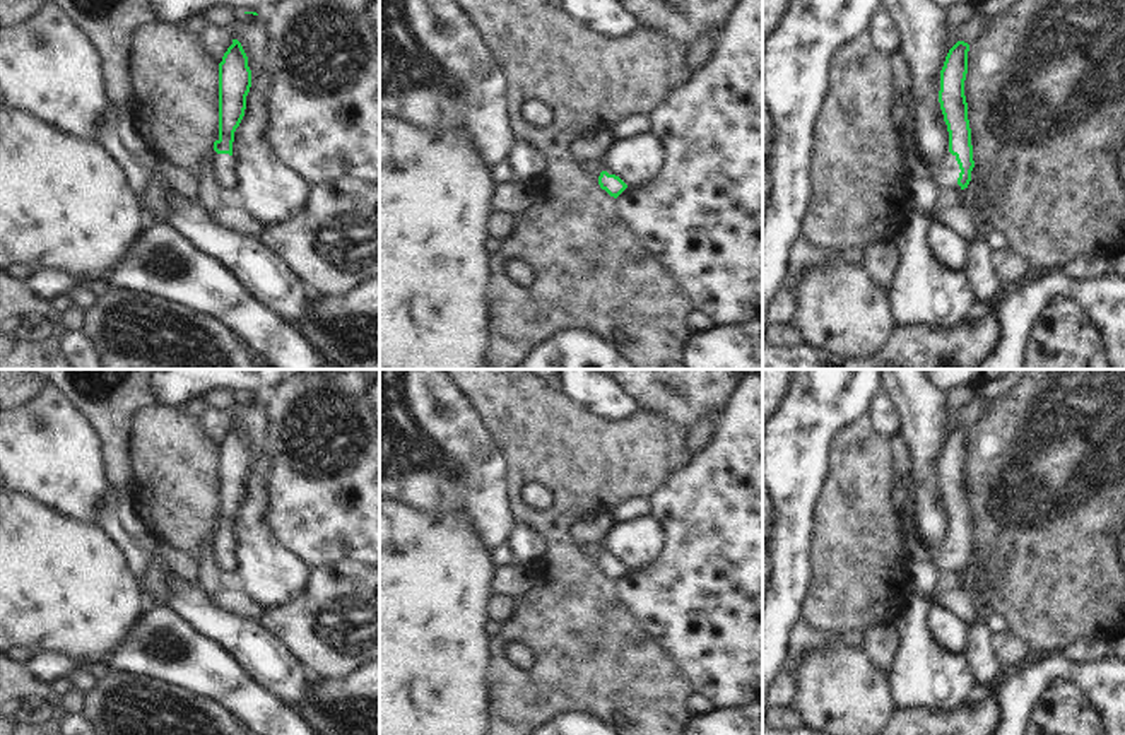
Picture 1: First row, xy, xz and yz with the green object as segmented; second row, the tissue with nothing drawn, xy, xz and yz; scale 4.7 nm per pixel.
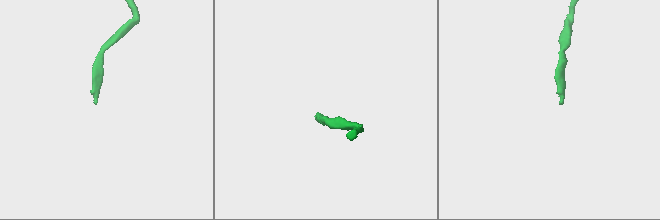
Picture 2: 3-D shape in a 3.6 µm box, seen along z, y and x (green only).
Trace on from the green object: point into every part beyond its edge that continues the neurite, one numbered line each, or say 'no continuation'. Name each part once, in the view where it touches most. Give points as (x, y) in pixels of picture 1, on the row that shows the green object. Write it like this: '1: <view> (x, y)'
1: yz (946, 173)

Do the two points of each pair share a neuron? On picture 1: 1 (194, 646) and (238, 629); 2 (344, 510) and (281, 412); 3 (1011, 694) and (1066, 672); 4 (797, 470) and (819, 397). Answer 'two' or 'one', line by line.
1: two
2: one
3: one
4: one

